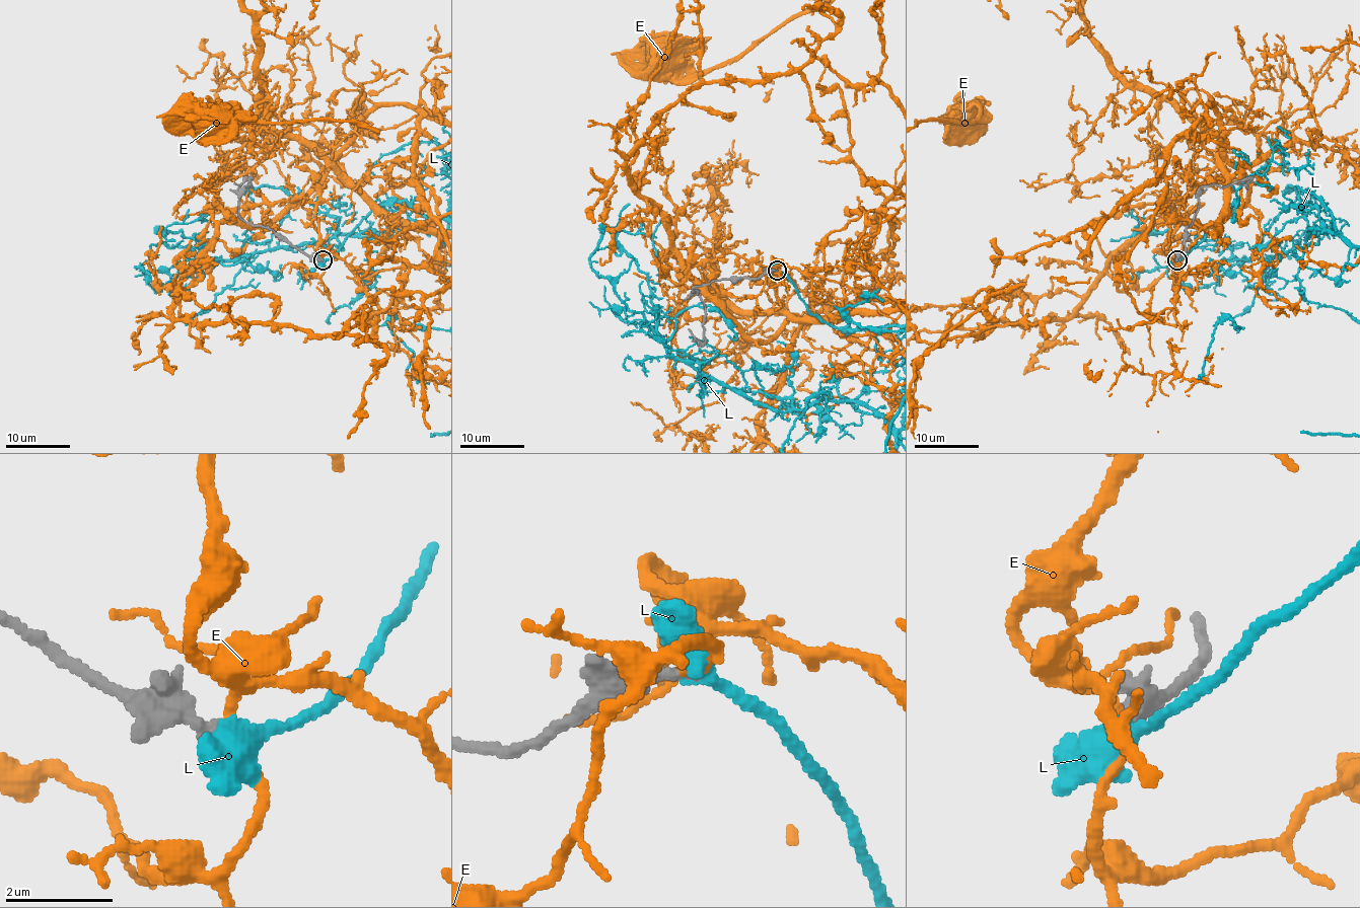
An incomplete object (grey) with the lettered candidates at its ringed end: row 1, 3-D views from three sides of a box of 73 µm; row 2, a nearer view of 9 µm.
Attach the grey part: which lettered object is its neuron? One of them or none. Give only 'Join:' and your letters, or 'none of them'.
Join: L

